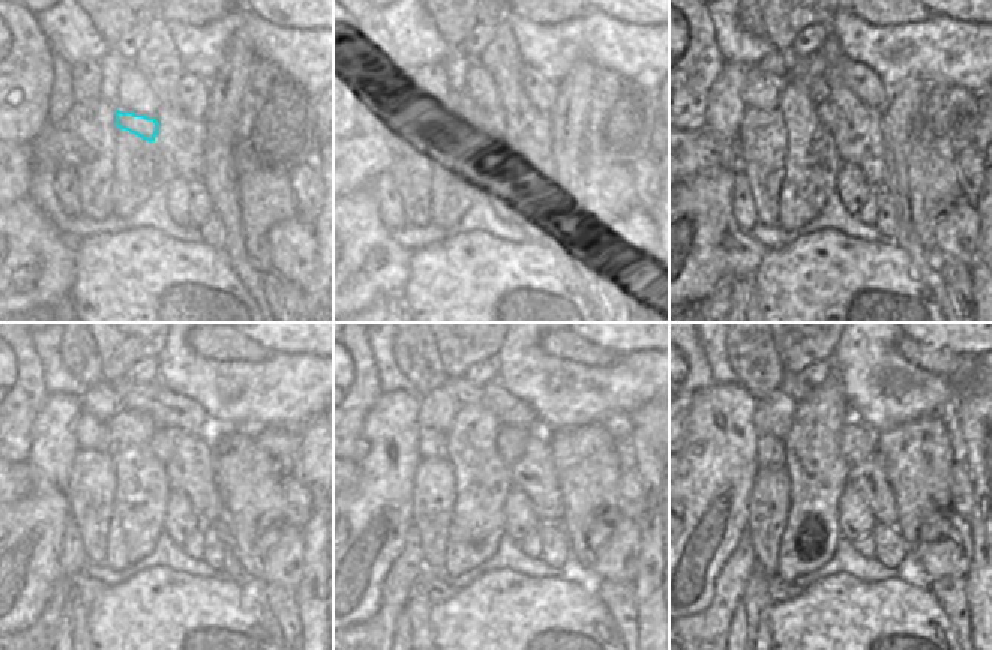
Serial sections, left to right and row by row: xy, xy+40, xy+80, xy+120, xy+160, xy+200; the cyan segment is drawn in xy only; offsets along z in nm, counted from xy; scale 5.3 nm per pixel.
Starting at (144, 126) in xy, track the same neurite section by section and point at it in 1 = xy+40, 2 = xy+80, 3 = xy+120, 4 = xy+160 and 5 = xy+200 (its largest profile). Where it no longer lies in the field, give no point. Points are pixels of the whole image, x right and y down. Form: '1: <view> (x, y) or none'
1: xy+40 (488, 119)
2: xy+80 (827, 114)
3: xy+120 (162, 446)
4: xy+160 (511, 442)
5: xy+200 (857, 442)

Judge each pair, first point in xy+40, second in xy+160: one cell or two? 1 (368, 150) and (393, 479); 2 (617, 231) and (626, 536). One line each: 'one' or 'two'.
1: two
2: one

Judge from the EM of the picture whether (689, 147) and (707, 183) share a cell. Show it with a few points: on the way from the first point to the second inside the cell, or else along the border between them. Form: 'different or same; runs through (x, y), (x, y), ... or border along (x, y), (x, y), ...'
different; border along (733, 167), (706, 170), (685, 180)

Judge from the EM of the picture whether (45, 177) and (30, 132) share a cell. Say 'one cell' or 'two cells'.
two cells

